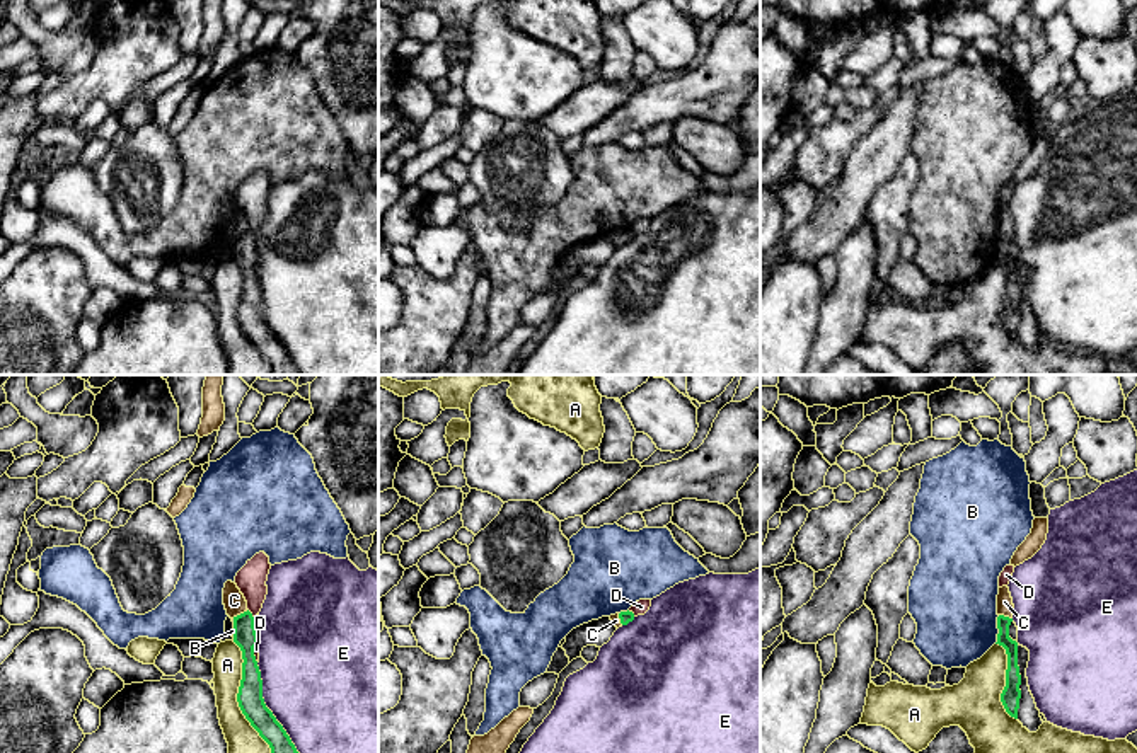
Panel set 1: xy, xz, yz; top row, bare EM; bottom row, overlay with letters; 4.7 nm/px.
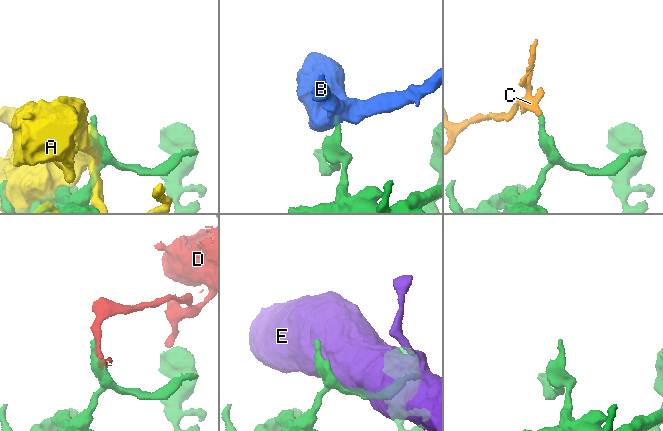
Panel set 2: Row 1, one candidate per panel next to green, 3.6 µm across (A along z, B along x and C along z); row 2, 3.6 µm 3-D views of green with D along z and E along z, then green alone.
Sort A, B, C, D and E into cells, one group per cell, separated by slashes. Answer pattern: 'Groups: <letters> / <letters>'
Groups: A / B / C / D / E

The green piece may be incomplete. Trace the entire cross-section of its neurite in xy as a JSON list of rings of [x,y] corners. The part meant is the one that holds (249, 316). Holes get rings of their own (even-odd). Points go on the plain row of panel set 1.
[[[232,199],[225,201],[223,223],[227,233],[234,239],[234,261],[240,266],[244,278],[242,298],[237,312],[242,332],[269,363],[271,375],[302,375],[283,344],[264,322],[261,290],[254,274],[254,266],[257,264],[254,235],[247,228],[244,213]]]

